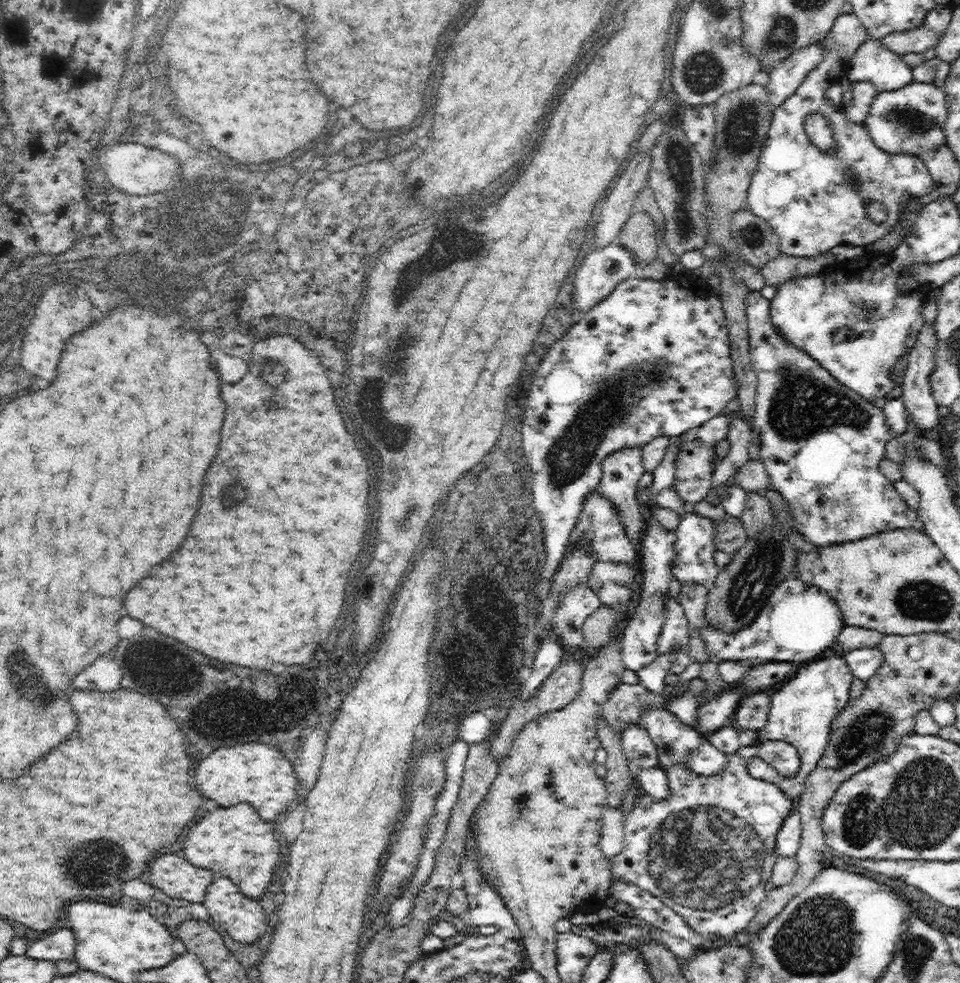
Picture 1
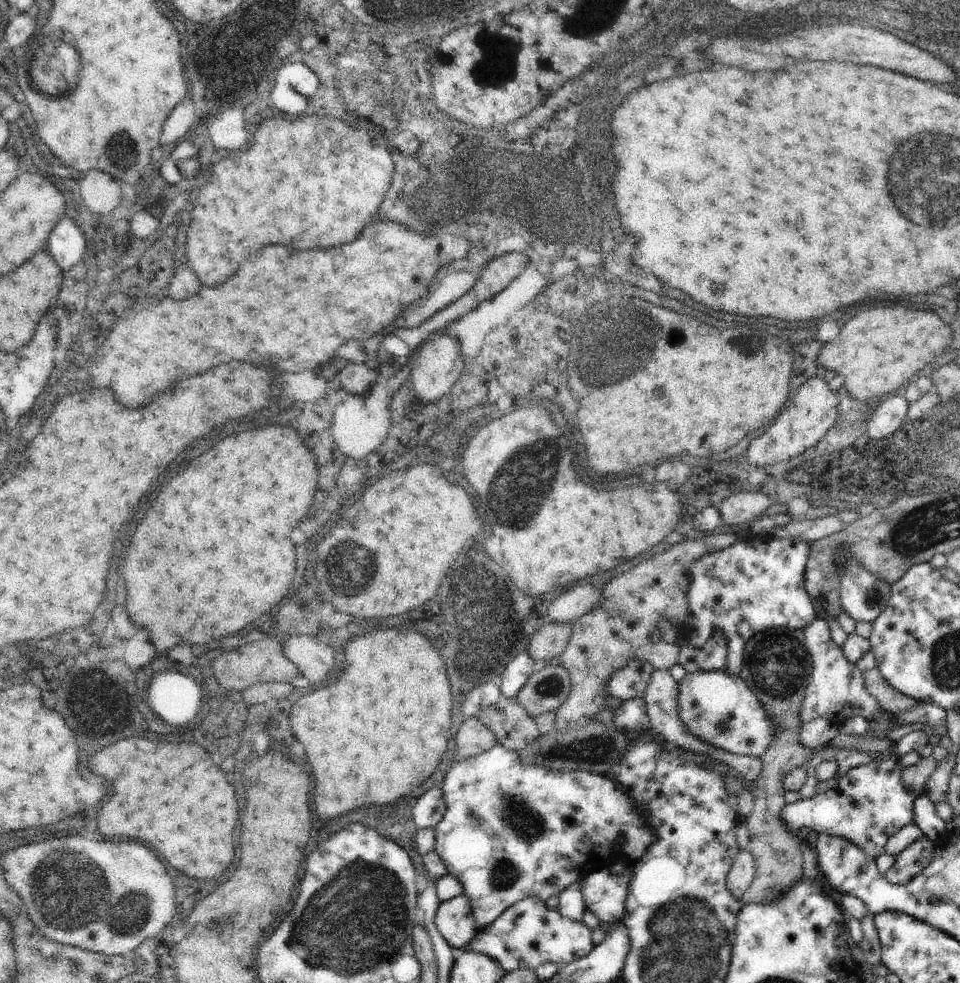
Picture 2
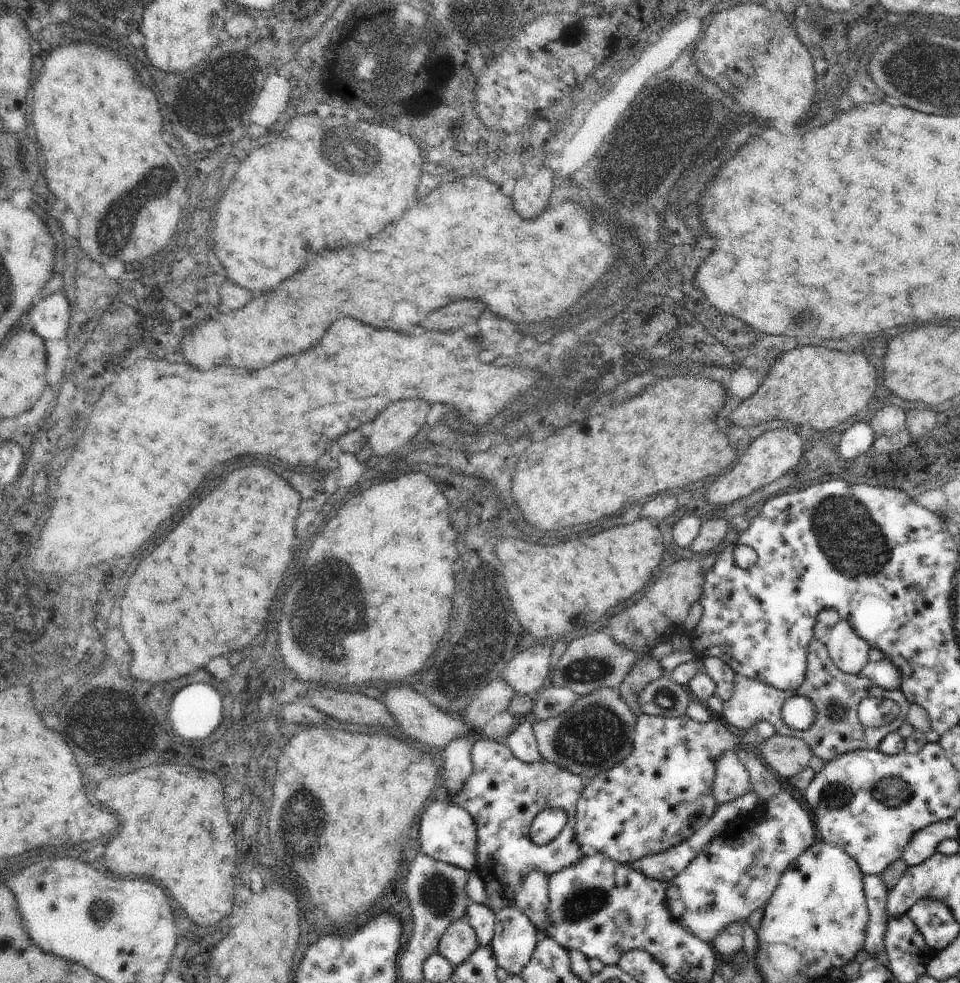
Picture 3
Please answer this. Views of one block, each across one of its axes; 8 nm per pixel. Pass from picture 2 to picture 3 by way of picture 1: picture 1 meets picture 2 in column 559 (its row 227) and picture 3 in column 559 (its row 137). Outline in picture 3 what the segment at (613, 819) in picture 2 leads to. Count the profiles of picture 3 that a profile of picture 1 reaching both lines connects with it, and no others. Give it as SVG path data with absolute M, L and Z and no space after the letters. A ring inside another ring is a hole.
M477 740L471 746L471 764L473 772L463 784L463 790L457 796L451 796L449 802L467 810L477 828L475 874L485 884L485 906L497 914L505 906L513 908L513 894L521 884L523 874L537 868L549 878L553 872L577 862L583 856L583 848L573 842L573 830L577 800L585 788L585 782L555 764L525 764L517 760L503 742L495 740ZM547 806L565 810L567 824L561 828L555 842L549 842L547 846L535 846L529 838L529 828L537 818L537 812L545 810Z

